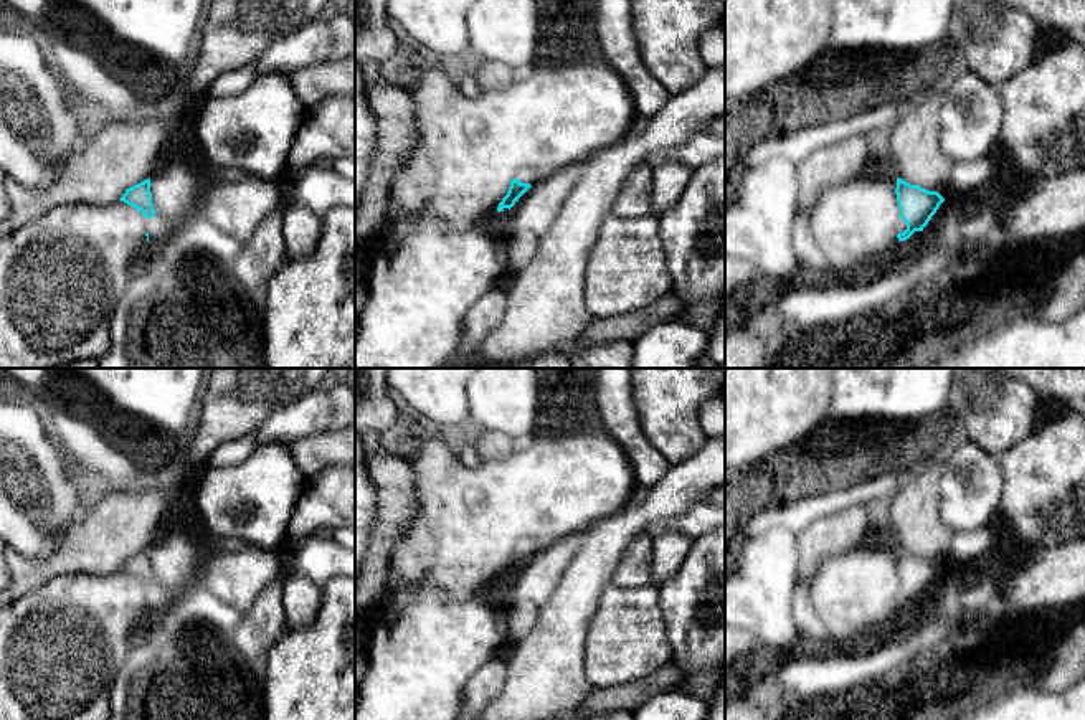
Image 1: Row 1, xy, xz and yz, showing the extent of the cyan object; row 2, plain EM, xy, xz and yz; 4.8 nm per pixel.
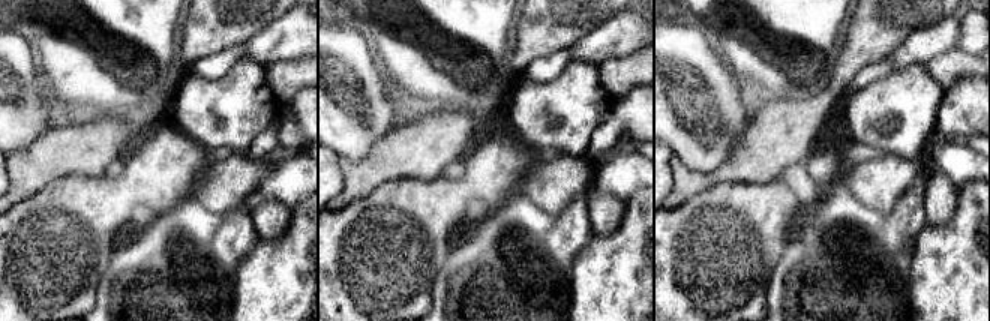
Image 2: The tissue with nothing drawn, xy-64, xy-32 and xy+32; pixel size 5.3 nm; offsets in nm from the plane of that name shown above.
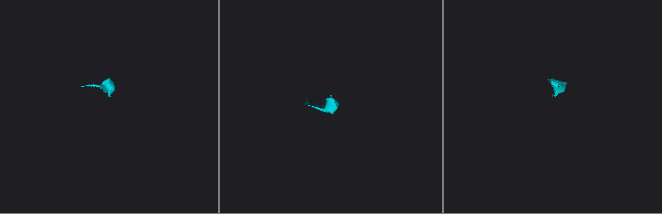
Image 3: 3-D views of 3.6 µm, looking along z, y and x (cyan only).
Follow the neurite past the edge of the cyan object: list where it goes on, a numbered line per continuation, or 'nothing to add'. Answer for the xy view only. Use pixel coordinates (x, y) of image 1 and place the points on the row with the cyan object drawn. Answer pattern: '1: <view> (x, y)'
1: xy (157, 227)

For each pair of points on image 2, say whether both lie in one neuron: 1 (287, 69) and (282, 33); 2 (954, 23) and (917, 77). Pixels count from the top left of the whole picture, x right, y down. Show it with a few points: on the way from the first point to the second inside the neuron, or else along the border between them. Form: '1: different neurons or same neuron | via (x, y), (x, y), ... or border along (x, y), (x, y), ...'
1: different neurons | border along (302, 57), (270, 62), (266, 66)
2: different neurons | border along (923, 63), (911, 63), (894, 71)

